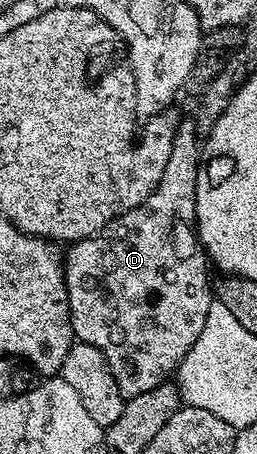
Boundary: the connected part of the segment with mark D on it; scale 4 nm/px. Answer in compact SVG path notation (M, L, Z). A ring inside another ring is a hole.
M182 120L173 141L172 152L169 153L168 164L164 168L164 176L160 176L160 184L154 189L152 196L148 196L148 200L144 200L144 204L140 204L136 208L116 216L92 237L73 243L64 254L68 304L70 305L70 319L74 325L75 339L84 344L92 344L92 348L100 348L108 368L114 373L116 388L120 388L123 399L141 396L144 392L159 386L161 382L167 381L177 371L178 366L184 360L184 356L188 356L192 344L196 344L200 332L204 332L204 320L208 320L208 308L212 301L212 274L206 271L208 259L202 243L198 240L196 223L194 221L196 216L196 184L198 183L199 165L200 135L198 127L193 121Z

